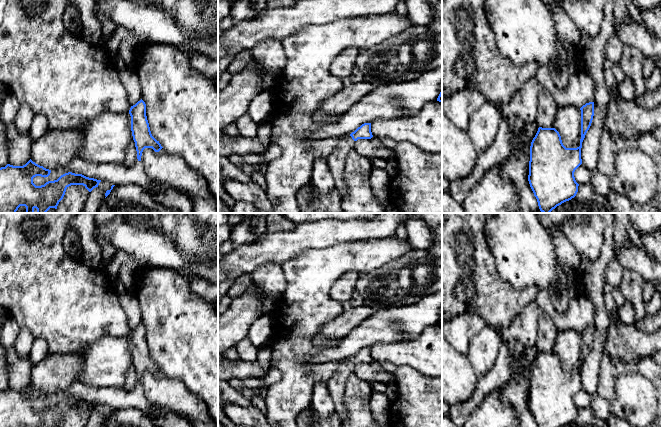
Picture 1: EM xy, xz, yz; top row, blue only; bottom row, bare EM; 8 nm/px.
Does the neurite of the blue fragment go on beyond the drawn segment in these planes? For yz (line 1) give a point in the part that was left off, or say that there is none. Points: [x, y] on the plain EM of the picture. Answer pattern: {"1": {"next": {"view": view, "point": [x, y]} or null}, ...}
{"1": {"next": null}}

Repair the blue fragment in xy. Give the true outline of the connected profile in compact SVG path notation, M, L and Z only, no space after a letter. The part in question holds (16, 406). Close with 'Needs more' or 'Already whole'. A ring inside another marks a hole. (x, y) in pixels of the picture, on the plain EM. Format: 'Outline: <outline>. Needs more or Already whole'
Outline: M31 383L23 390L7 388L0 392L0 427L59 427L71 409L83 409L89 416L98 411L101 404L72 396L57 404L36 410L33 402L48 401L51 394Z. Already whole

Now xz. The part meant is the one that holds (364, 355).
Outline: M364 347L354 356L340 363L328 381L327 388L335 404L335 412L338 414L341 422L347 417L347 408L344 404L344 390L349 376L354 373L355 366L358 363L371 363L372 361L371 347Z. Needs more

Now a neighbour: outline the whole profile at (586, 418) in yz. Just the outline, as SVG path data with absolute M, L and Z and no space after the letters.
M580 408L574 422L564 427L610 427L607 420L597 418L590 408Z

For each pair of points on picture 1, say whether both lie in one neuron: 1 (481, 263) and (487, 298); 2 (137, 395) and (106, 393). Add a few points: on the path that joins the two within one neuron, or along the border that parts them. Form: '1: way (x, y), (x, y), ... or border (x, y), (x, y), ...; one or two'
1: way (481, 272), (481, 289); one
2: way (129, 395), (114, 395); one

